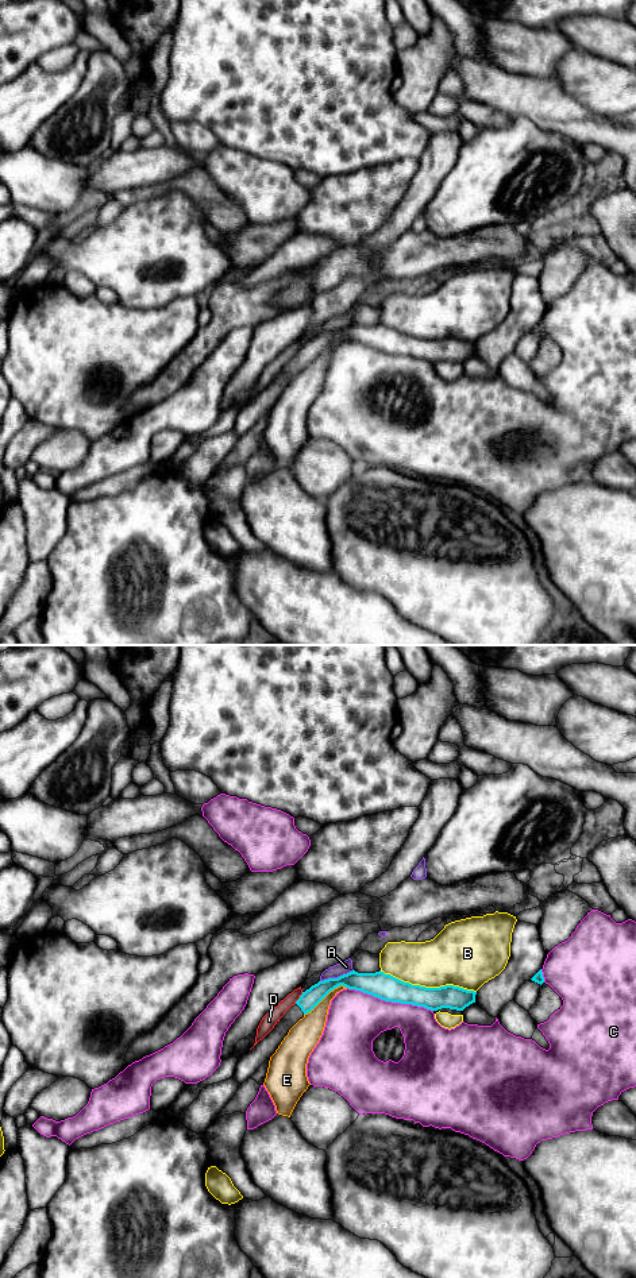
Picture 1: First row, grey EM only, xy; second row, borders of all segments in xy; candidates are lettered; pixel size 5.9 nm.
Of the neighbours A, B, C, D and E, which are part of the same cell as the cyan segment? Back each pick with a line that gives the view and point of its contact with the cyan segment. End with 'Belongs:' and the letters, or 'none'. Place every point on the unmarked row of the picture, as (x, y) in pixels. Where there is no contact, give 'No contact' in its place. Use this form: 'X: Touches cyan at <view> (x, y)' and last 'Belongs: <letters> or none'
Belongs: none

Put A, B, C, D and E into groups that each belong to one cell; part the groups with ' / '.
A D / B / C / E

